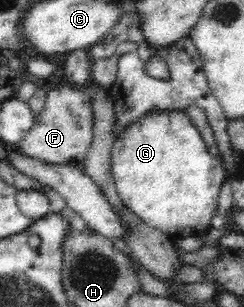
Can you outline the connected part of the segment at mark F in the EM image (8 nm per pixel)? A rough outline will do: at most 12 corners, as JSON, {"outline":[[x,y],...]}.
{"outline":[[49,89],[17,145],[27,157],[80,167],[93,141],[91,94]]}

